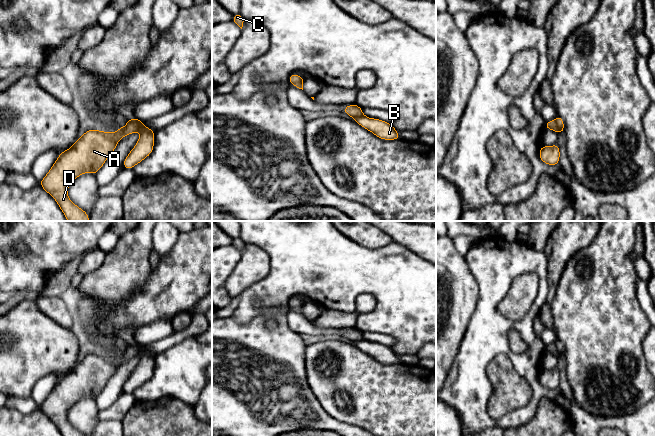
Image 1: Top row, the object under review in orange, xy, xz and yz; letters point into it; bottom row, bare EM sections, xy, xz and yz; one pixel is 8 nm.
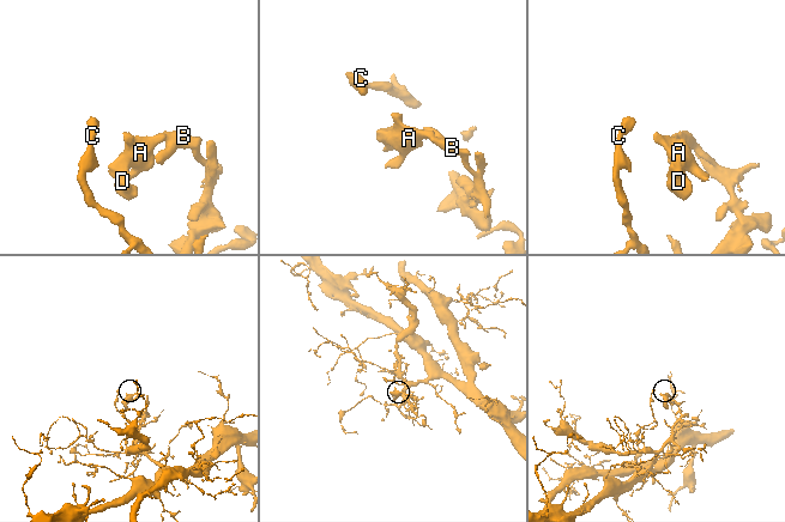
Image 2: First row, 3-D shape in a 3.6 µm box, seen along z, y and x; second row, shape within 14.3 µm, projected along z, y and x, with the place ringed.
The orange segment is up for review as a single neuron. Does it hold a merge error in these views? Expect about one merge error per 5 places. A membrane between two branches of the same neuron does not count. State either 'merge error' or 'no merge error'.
merge error

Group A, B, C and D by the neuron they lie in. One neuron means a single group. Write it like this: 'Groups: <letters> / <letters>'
Groups: A D / B C

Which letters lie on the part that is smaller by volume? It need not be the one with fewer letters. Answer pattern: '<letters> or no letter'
A, D

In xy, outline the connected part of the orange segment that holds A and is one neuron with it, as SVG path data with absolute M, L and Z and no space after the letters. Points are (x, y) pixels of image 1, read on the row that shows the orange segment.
M132 119L127 120L126 126L119 127L114 133L90 129L78 138L69 149L60 153L39 184L55 199L68 221L89 221L89 215L69 199L68 186L84 173L96 174L104 165L109 155L116 149L119 140L136 131L137 123Z

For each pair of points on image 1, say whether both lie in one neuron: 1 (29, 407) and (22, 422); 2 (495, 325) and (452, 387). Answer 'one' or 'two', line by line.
1: two
2: one

